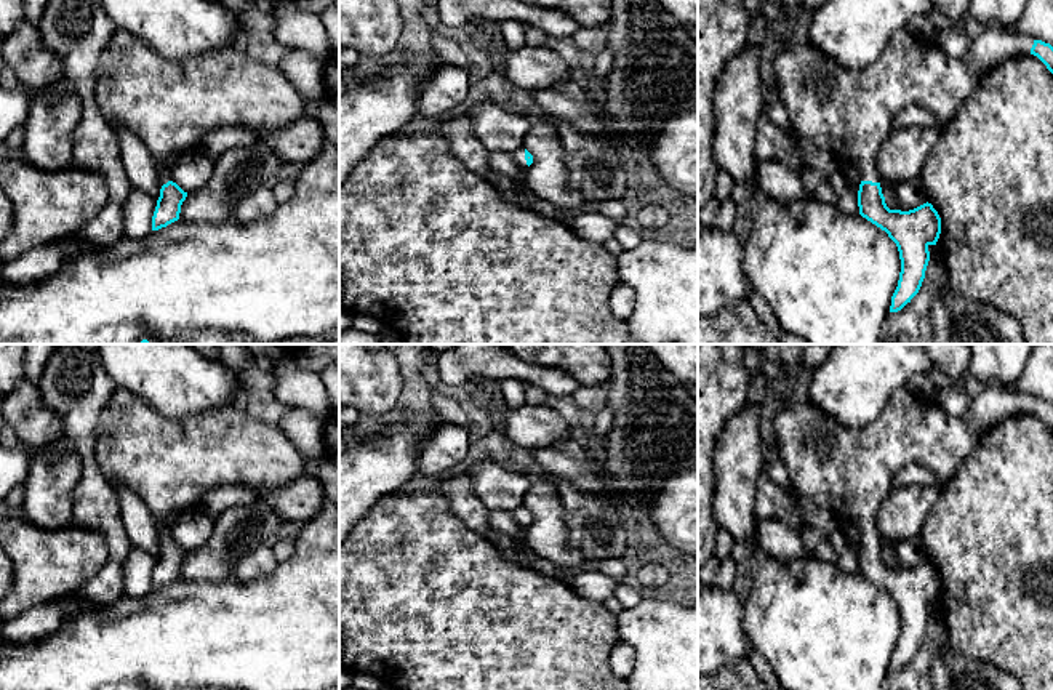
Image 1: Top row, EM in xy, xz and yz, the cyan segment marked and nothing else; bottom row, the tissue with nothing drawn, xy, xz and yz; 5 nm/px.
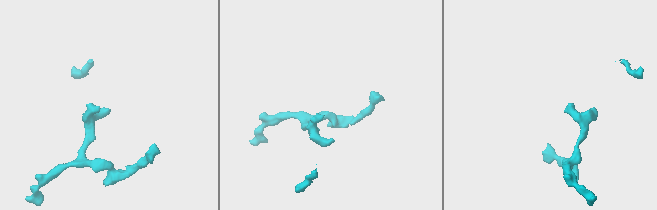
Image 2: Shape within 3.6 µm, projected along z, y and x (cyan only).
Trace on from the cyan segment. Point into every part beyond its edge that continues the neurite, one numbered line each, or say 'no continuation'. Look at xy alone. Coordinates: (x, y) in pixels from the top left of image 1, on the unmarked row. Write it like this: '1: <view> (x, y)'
1: xy (170, 465)

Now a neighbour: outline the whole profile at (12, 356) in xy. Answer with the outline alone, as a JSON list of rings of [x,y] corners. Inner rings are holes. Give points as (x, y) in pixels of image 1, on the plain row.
[[[0,344],[0,400],[24,378],[26,344]]]

